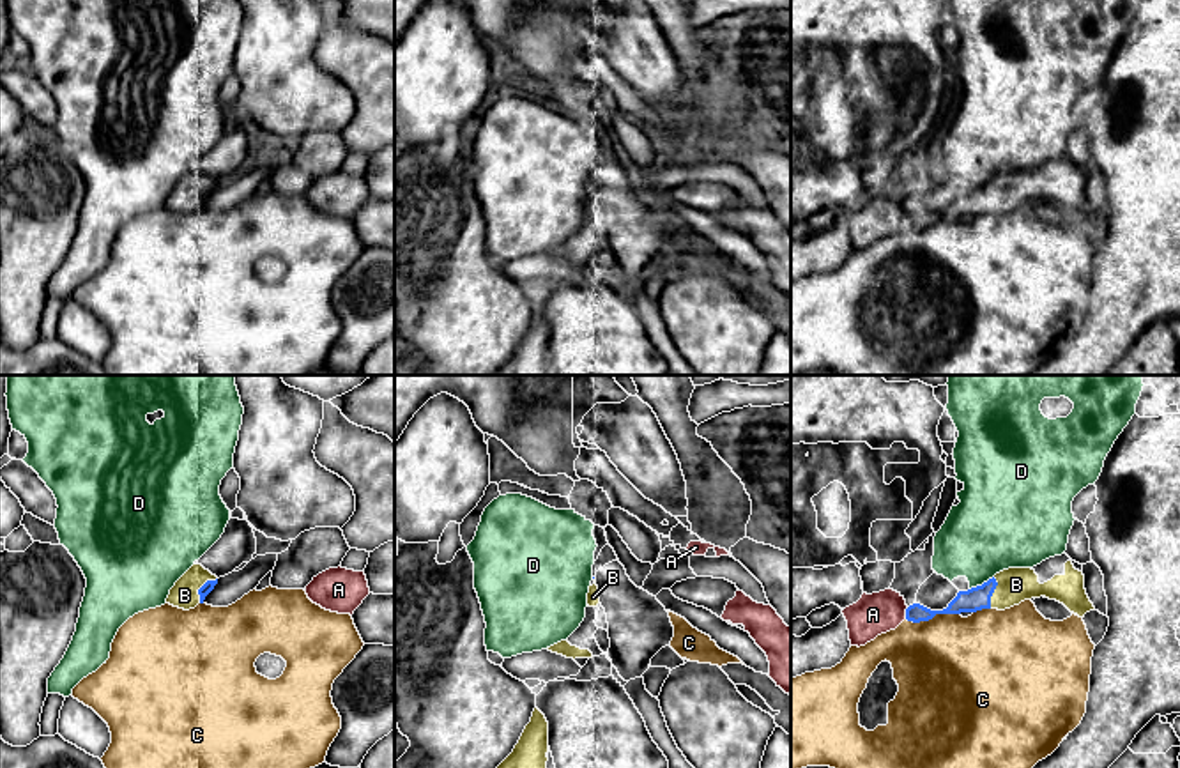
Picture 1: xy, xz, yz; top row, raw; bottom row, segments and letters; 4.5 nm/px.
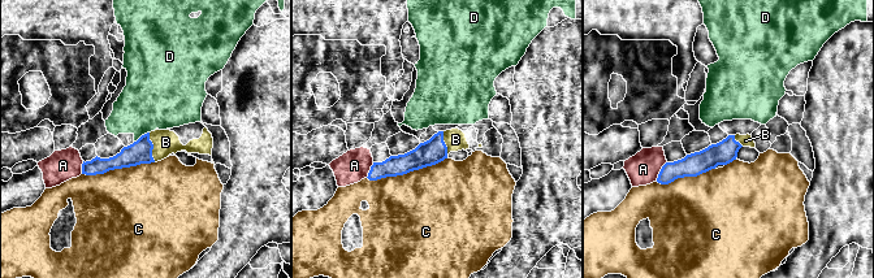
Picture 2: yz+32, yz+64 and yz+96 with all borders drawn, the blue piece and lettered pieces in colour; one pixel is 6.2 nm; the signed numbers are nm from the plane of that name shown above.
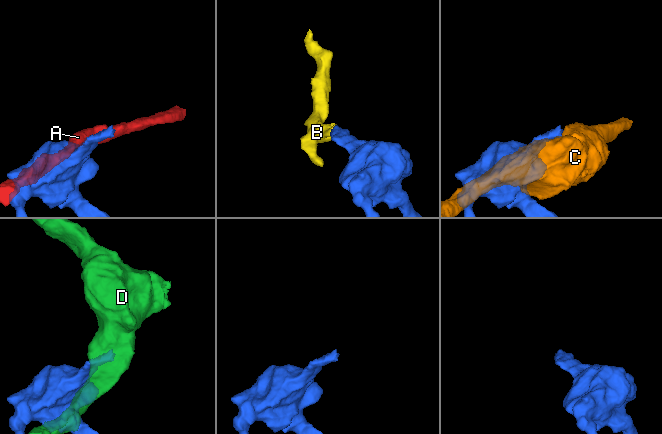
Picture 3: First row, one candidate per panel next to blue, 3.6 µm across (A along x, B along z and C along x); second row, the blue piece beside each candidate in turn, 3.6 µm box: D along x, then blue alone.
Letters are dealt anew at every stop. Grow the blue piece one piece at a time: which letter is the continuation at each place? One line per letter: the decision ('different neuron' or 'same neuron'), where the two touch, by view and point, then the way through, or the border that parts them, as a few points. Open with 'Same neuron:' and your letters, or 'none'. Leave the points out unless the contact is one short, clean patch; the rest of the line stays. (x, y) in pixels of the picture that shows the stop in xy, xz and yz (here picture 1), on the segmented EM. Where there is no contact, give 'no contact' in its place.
Same neuron: B
A: different neuron; meets blue in yz at (906, 613)
B: same neuron; meets blue in xy at (200, 588); runs through xy (209, 584), (200, 588), (191, 588), (184, 595)
C: different neuron; meets blue in yz at (933, 616)
D: different neuron; meets blue in yz at (982, 584); border along yz (993, 576), (970, 590)

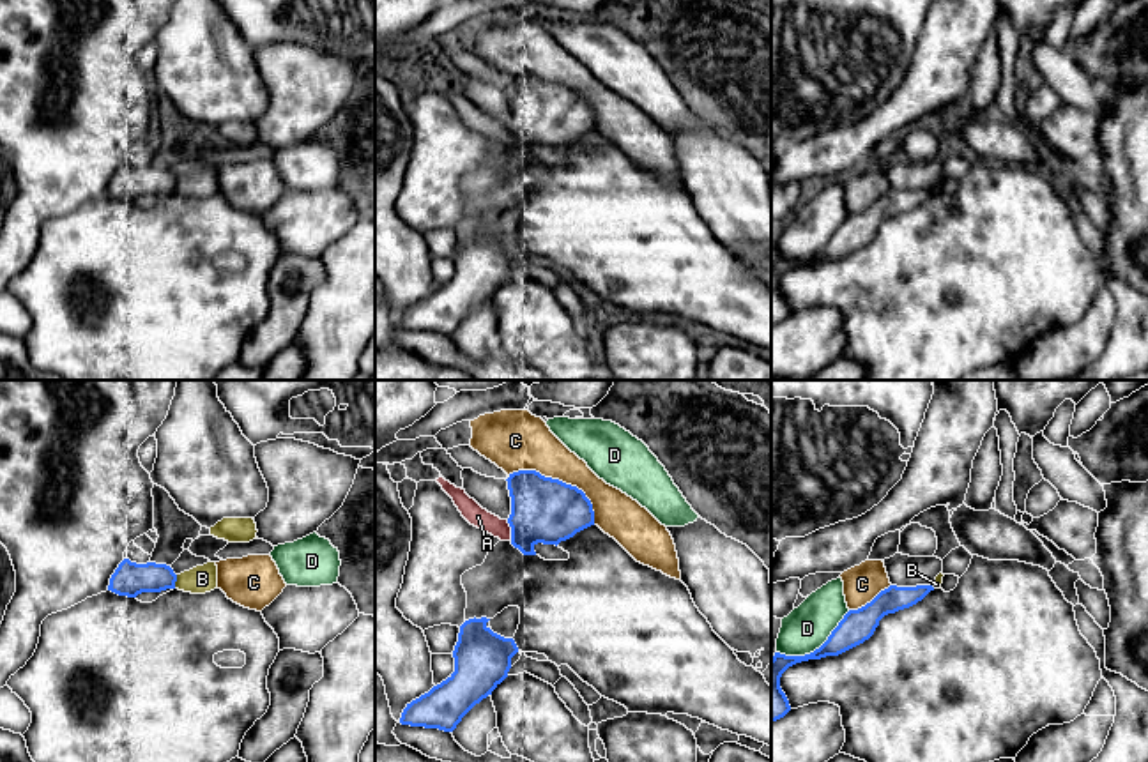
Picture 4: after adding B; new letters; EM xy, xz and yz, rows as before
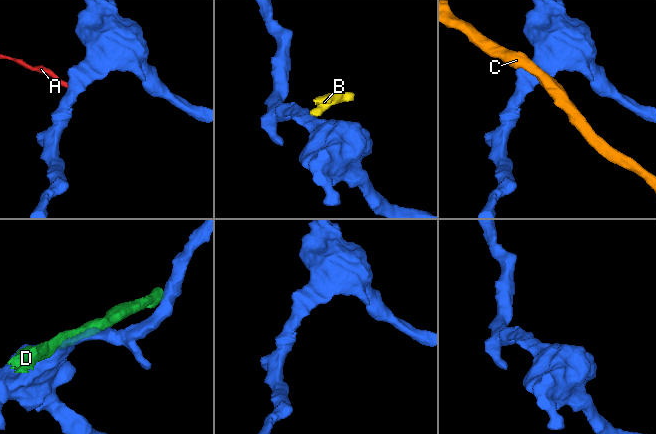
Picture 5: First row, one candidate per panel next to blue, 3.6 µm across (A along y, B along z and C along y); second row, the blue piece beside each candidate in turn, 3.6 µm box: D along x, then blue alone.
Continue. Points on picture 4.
Same neuron: none
A: different neuron; meets blue in xz at (512, 531); border along xz (506, 520), (512, 540)
B: different neuron; meets blue in xy at (176, 580); border along xy (177, 575), (174, 587)
C: different neuron; meets blue in xz at (561, 481)
D: different neuron; meets blue in yz at (816, 649)

